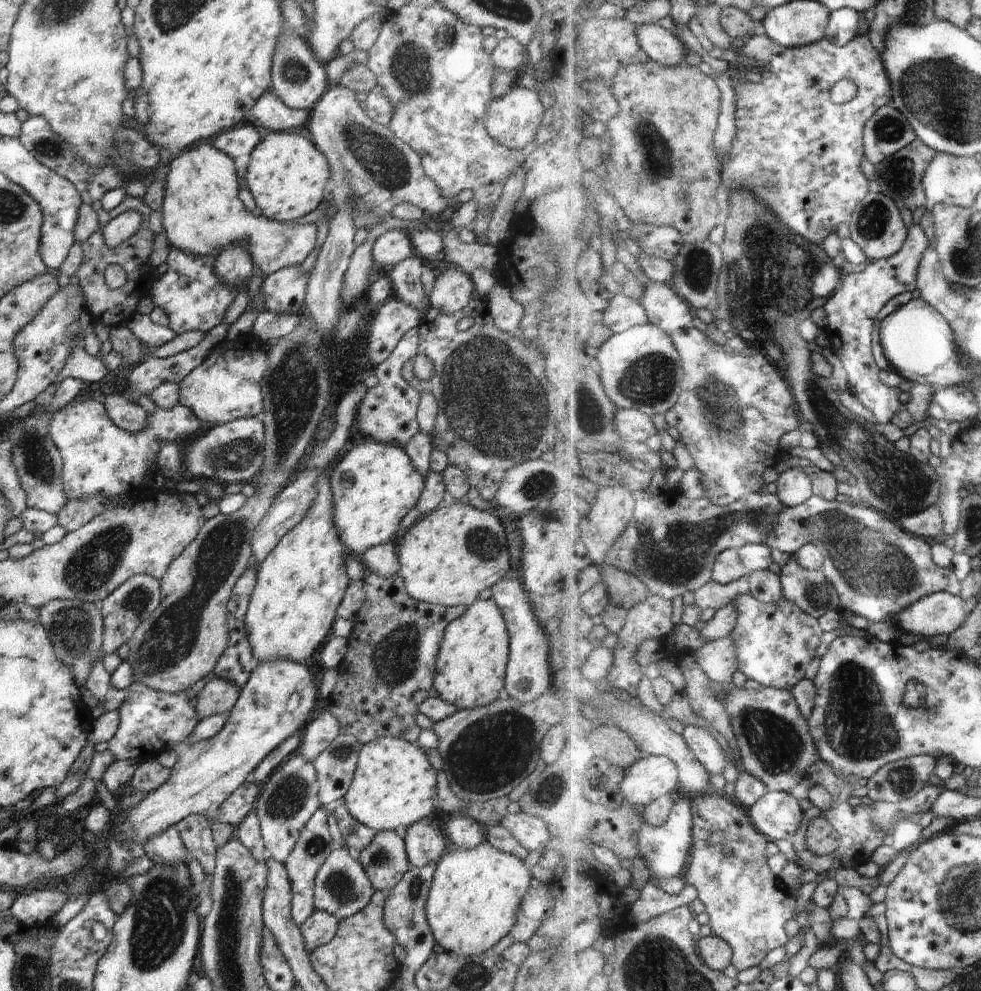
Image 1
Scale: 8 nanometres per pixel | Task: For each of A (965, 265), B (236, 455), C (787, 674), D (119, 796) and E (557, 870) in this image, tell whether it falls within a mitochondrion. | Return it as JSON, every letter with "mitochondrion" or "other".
{"A":"mitochondrion","B":"mitochondrion","C":"other","D":"other","E":"other"}

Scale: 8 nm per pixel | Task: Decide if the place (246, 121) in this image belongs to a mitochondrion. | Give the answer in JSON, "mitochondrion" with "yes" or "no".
{"mitochondrion":"no"}

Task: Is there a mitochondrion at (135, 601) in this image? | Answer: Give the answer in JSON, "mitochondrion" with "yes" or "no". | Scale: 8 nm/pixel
{"mitochondrion":"yes"}

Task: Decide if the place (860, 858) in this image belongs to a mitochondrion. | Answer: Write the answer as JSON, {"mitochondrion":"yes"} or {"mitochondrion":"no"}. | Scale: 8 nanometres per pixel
{"mitochondrion":"no"}

